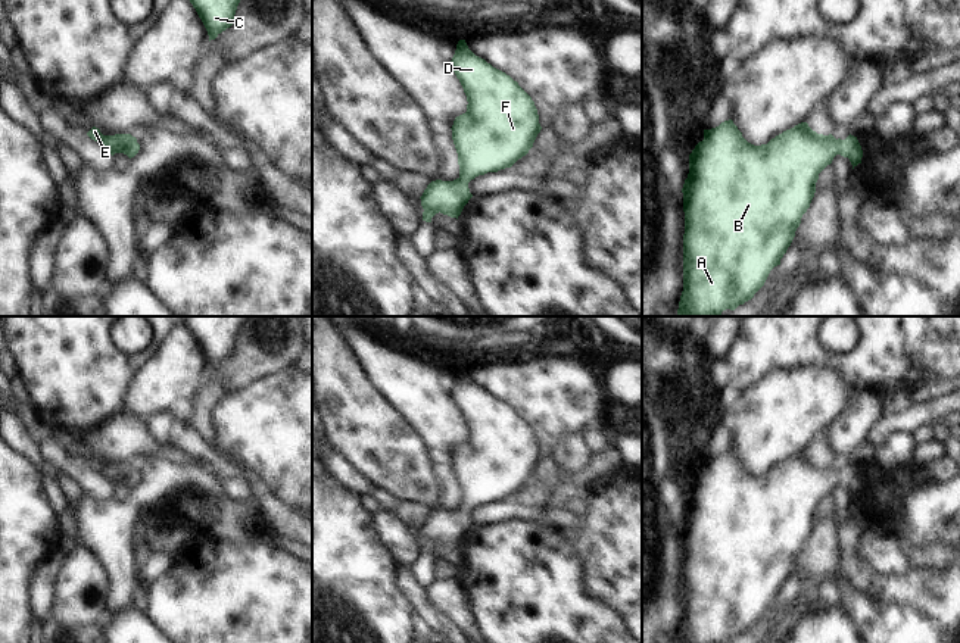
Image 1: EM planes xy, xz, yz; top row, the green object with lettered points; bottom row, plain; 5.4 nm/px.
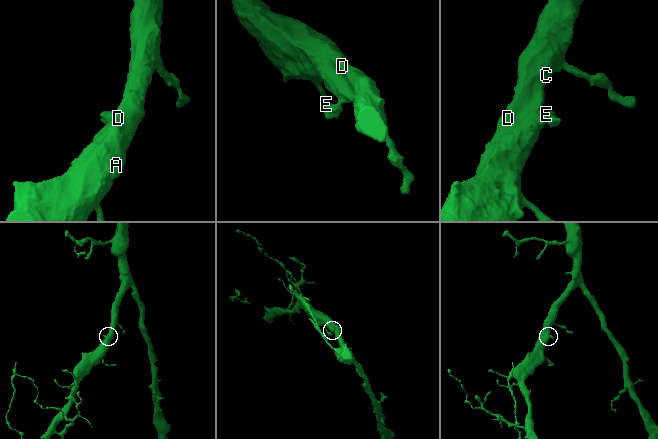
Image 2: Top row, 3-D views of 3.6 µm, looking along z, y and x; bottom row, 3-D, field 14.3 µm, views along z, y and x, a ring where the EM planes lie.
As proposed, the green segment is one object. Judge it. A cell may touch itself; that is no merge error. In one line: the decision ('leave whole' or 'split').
leave whole

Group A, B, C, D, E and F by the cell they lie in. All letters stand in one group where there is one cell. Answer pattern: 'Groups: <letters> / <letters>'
Groups: A B C D E F

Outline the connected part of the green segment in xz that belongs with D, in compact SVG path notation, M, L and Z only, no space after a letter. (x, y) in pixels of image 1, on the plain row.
M465 369L458 371L449 394L468 431L467 441L451 458L459 506L427 515L420 527L426 552L439 541L458 549L473 527L468 512L511 497L529 483L542 459L532 427L509 405L476 386Z

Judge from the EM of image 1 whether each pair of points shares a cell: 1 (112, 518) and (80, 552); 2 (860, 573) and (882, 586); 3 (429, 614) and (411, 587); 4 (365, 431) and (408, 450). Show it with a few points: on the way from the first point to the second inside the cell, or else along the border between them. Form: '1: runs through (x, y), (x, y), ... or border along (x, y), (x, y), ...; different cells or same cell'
1: border along (74, 540), (84, 545), (93, 553), (105, 574); different cells
2: runs through (866, 578), (876, 586); same cell
3: runs through (423, 608), (414, 593); same cell
4: runs through (376, 440), (386, 450), (398, 450); same cell

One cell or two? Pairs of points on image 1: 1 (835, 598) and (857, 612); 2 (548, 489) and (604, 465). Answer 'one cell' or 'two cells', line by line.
1: two cells
2: two cells

